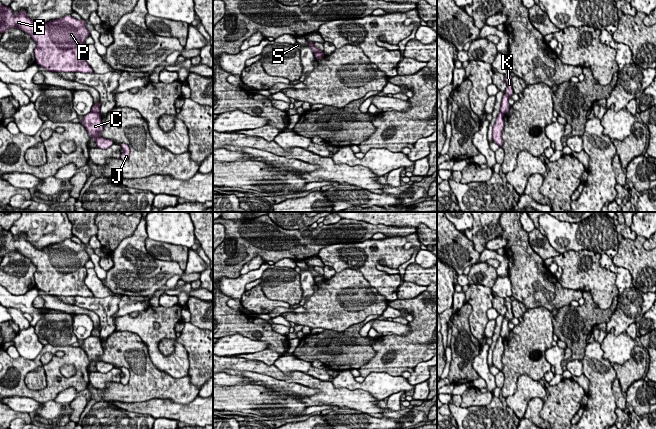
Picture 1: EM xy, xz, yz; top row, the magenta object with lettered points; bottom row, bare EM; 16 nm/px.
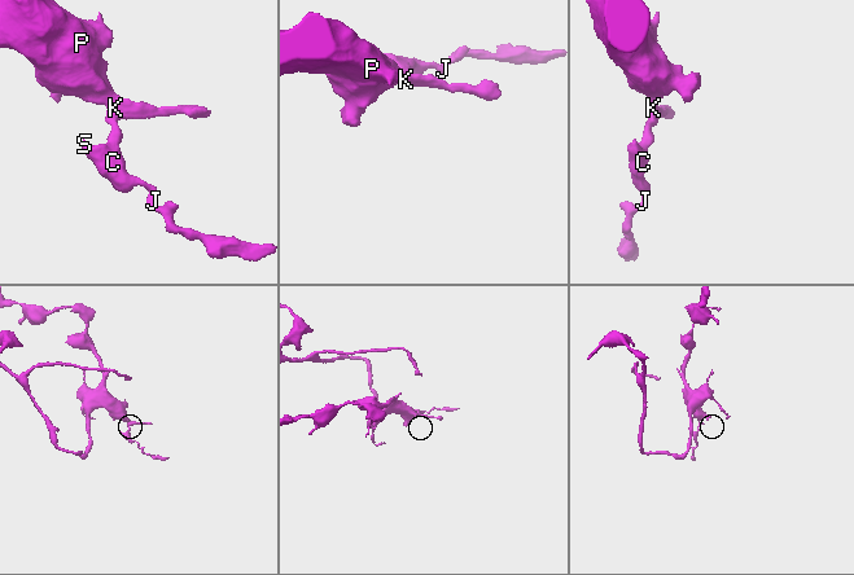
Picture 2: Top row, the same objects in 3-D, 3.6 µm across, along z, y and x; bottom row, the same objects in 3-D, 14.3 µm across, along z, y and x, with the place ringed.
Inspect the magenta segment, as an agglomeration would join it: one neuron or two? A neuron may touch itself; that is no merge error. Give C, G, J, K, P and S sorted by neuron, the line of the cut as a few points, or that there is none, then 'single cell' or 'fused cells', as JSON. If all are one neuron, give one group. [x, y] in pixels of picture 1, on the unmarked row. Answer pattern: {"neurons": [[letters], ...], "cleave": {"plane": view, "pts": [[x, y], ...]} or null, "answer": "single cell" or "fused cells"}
{"neurons": [["C", "J", "S"], ["G", "K", "P"]], "cleave": {"plane": "xy", "pts": [[91, 335], [99, 337]]}, "answer": "fused cells"}

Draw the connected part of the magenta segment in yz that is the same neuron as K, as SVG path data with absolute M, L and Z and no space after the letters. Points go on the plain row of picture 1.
M507 297L504 299L506 307L507 307L507 312L506 312L506 317L503 319L503 323L501 326L501 331L500 331L500 336L504 339L509 336L510 329L508 327L508 323L510 320L514 317L512 313L512 305L511 305L511 298Z

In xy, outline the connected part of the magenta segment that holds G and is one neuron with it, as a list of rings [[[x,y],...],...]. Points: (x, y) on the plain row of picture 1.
[[[0,227],[0,257],[19,252],[29,258],[36,266],[34,277],[37,289],[51,296],[93,297],[85,284],[85,263],[90,259],[86,246],[65,239],[40,250],[27,240],[27,235],[20,234],[15,240],[10,230]]]

